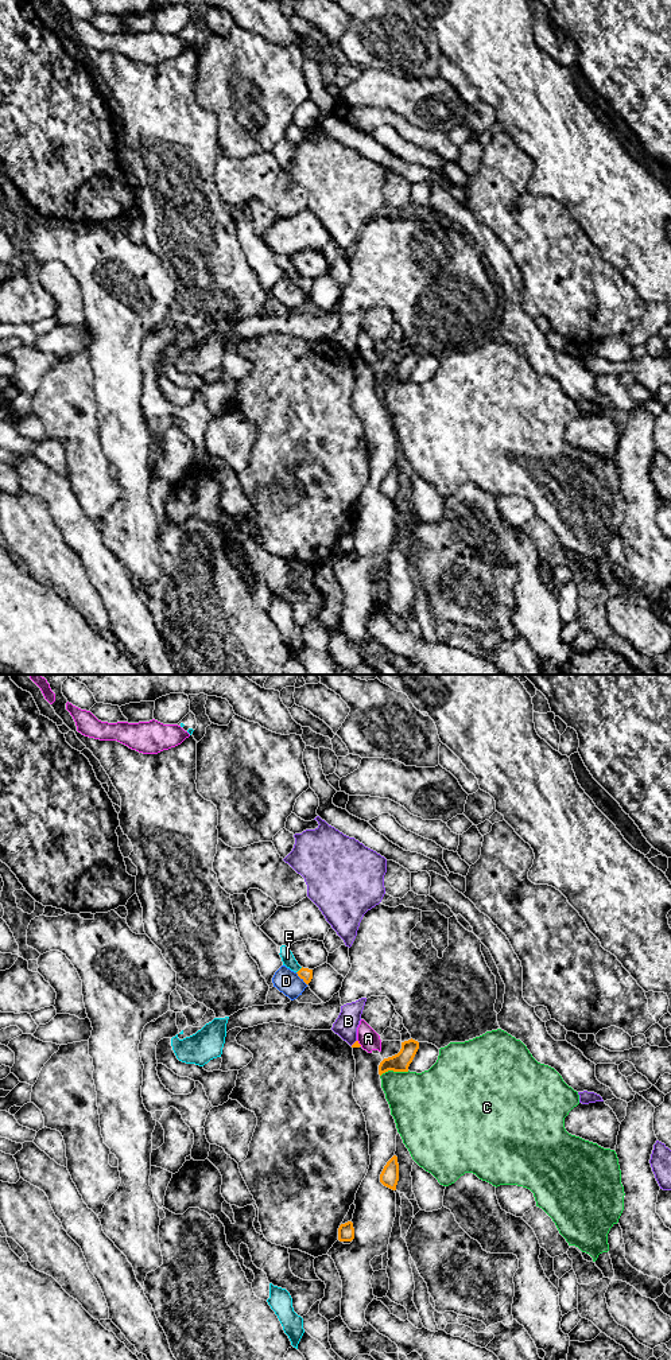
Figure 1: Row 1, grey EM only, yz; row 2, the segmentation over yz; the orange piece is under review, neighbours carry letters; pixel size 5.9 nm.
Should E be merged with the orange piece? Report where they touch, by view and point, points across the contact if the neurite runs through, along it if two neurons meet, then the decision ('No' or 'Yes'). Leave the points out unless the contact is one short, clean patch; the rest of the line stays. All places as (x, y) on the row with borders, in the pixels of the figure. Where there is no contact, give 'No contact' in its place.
Touches orange at yz (299, 970). Path across: yz (305, 974), (299, 970), (287, 958). Yes

